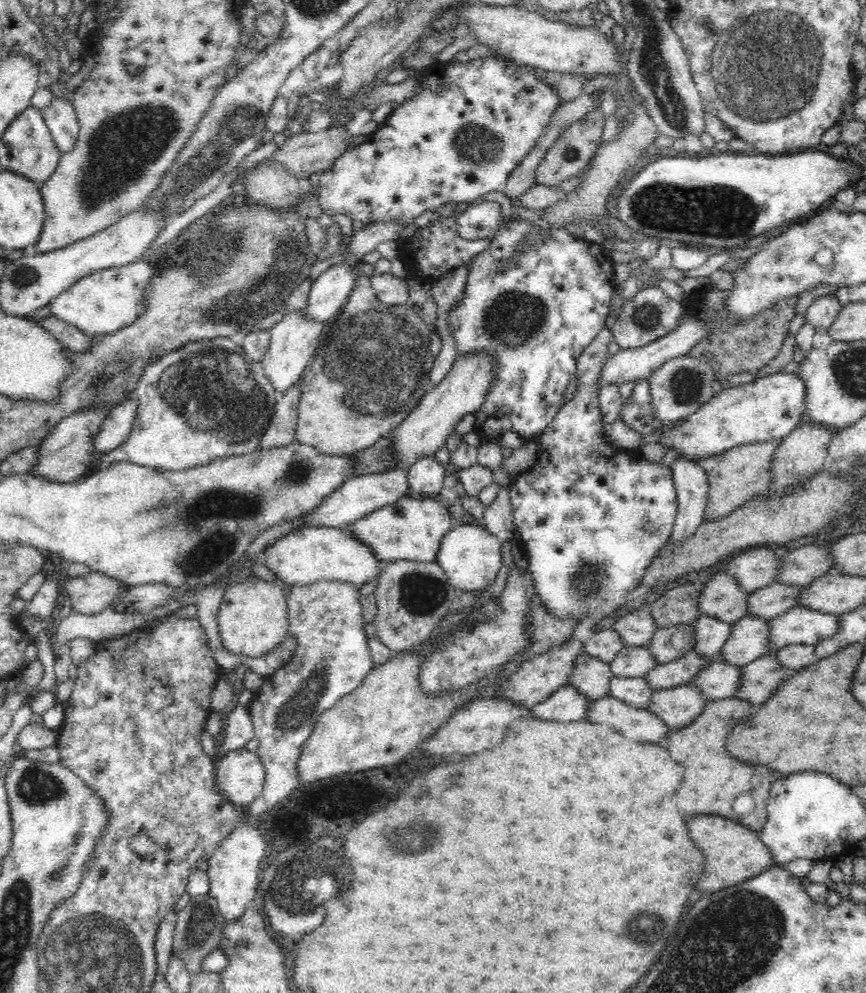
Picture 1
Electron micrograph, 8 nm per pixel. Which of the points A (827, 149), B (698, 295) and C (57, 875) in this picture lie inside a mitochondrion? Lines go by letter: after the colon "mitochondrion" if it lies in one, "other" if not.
A: other
B: other
C: mitochondrion

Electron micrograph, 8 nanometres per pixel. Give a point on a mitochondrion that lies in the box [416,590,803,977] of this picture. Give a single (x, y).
(647, 929)

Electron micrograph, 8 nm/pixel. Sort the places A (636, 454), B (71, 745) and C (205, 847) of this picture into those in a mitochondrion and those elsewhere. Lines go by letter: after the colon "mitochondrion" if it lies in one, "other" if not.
A: other
B: other
C: other

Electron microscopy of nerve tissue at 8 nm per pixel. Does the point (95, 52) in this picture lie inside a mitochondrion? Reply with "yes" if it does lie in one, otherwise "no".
no

